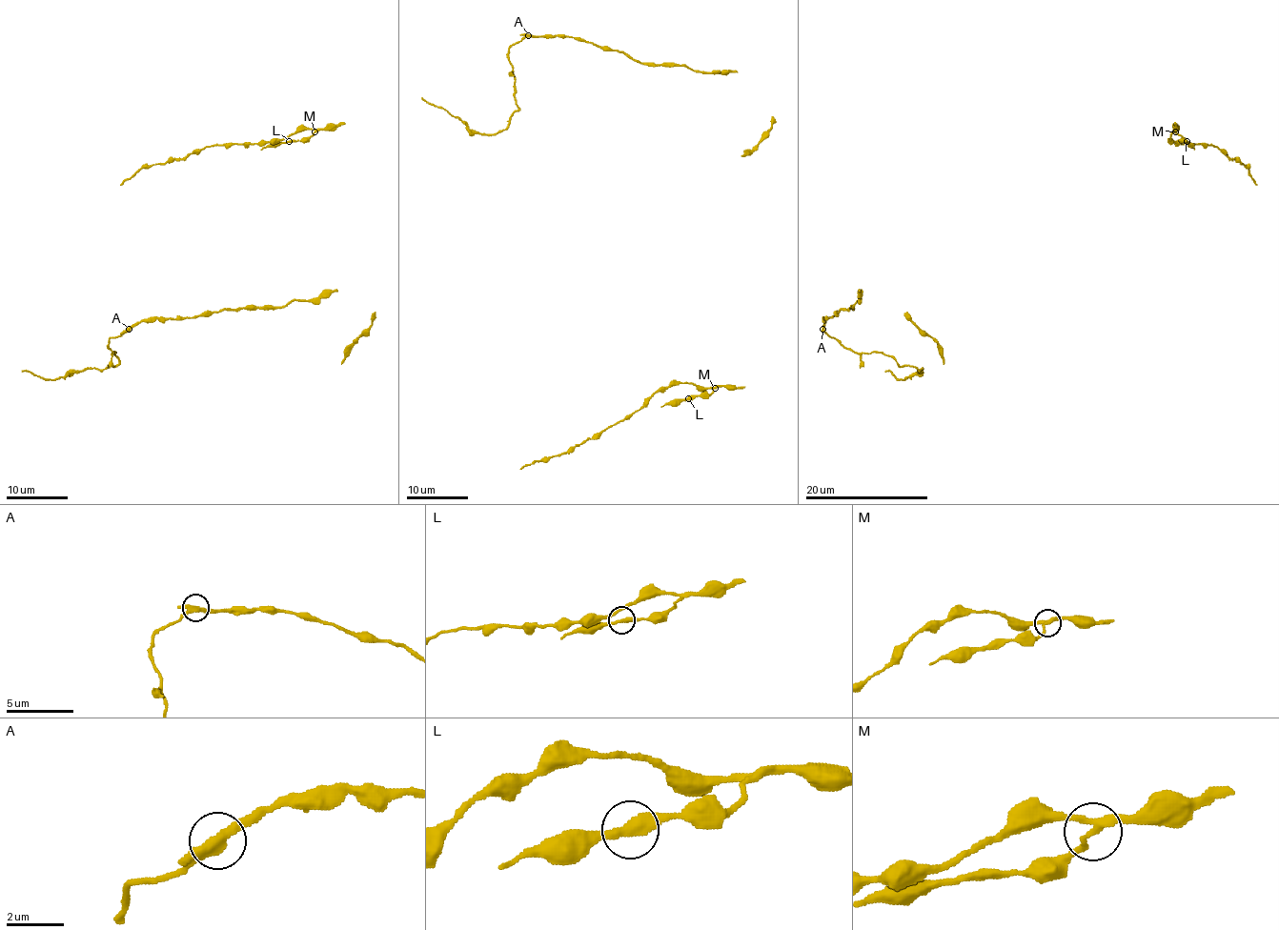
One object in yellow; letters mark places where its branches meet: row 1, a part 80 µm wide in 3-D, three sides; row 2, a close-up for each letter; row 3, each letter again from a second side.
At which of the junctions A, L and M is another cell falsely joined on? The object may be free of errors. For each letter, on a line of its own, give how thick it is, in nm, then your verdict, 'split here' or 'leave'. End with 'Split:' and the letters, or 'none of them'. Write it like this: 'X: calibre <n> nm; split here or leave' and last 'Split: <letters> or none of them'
A: calibre 300 nm; split here
L: calibre 360 nm; leave
M: calibre 200 nm; leave
Split: A

